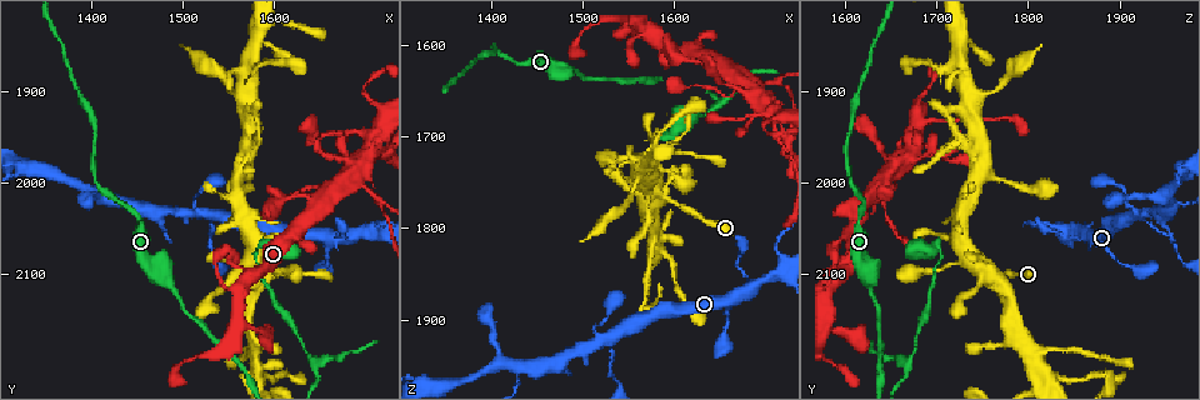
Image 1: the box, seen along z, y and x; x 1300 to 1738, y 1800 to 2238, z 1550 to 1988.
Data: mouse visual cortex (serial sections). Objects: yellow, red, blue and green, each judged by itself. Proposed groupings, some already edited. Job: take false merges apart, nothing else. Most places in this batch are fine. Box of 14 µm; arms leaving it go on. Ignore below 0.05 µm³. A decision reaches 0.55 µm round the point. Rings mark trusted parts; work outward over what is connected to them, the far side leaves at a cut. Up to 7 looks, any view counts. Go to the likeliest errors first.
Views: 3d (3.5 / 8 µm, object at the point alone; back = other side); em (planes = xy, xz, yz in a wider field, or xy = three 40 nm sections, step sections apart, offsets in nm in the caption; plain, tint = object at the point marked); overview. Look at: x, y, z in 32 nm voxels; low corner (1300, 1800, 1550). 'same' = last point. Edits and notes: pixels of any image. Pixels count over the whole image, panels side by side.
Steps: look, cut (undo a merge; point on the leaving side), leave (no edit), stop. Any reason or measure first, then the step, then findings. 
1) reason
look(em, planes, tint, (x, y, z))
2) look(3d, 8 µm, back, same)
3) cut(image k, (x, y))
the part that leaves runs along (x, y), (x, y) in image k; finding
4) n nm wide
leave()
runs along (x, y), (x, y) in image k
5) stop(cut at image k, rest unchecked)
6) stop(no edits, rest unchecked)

calibre changes
look(3d, 3.5 µm, (1715, 2015, 1640))

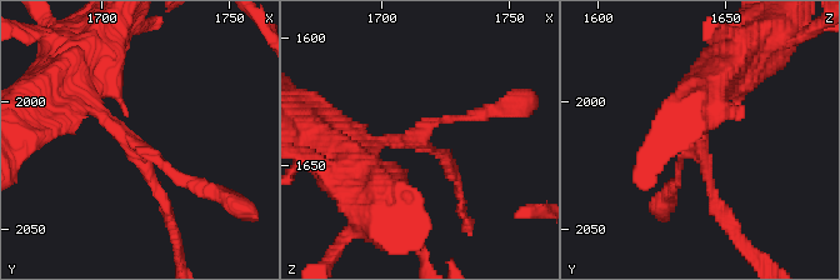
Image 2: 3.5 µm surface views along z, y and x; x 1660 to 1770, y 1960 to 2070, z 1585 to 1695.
3 arms; arms of 100, 150, 250 nm
look(em, xy, step 1, tint, (1712, 2018, 1640))

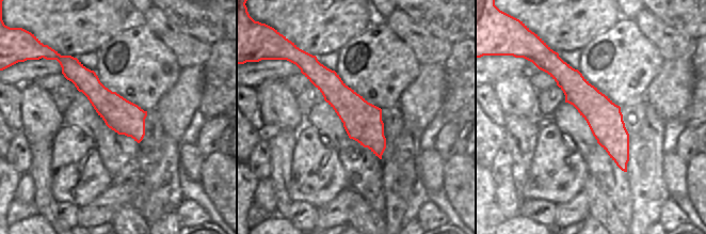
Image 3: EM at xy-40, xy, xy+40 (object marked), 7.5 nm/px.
leave()
runs along (63, 101), (85, 101), (139, 151), (165, 213) in image 2; one cell here

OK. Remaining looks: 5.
sudden change in width
look(3d, 8 µm, (1595, 2100, 1765))

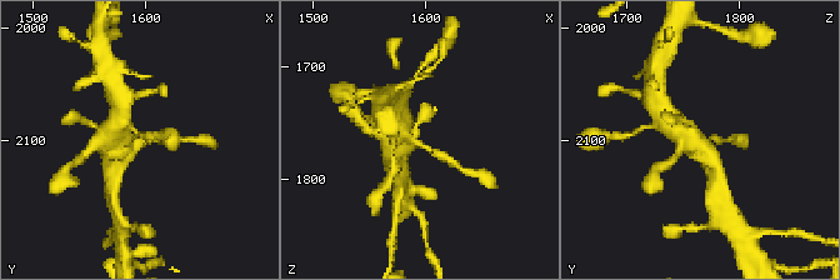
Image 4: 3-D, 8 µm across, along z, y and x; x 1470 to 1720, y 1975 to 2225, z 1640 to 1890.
look(3d, 3.5 µm, (1594, 2102, 1770))

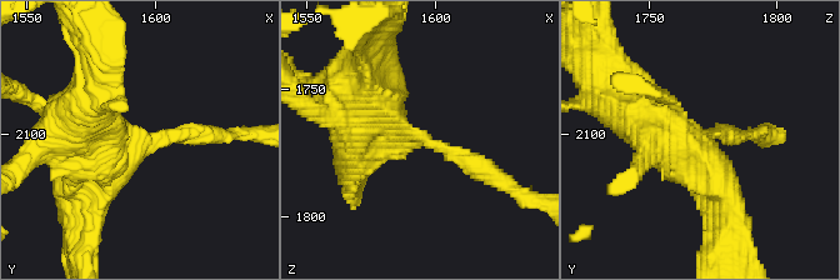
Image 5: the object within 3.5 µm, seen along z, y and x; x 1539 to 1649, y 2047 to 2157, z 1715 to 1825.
3 arms; arms of 250, 350, 400 nm; now the EM
look(em, xy, step 1, tint, (1594, 2102, 1769))

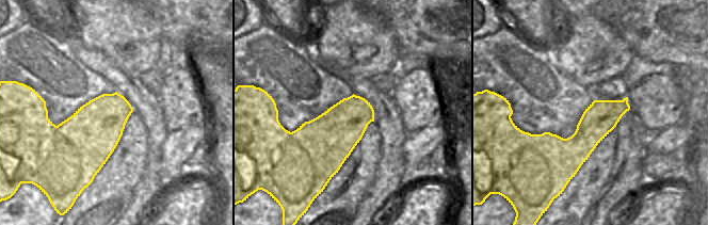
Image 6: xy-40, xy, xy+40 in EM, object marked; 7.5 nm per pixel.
380 nm wide
leave()
runs along (625, 101), (577, 145), (527, 140) in image 6; all the same cell

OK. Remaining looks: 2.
thick turns thin
look(3d, 8 µm, (1610, 1870, 1675))

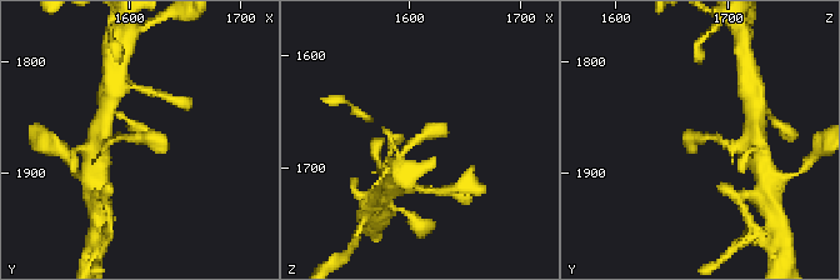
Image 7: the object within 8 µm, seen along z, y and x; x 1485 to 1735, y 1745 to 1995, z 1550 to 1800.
now the EM
look(em, xy, step 5, tint, (1610, 1866, 1676))

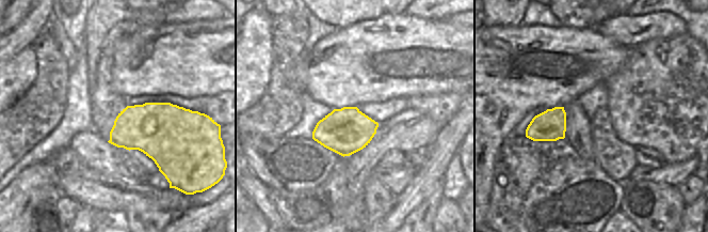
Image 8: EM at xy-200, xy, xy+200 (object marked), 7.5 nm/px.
arms of 150, 400 nm
leave()
runs along (389, 164), (428, 131), (443, 129) in image 7; all the same cell

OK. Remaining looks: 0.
stop(no edits, rest unchecked)

